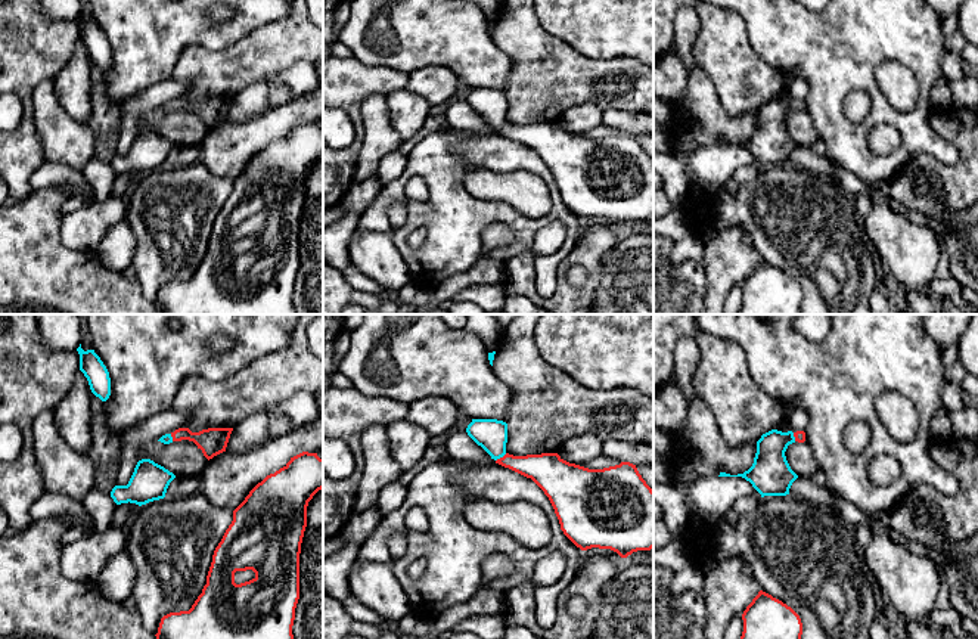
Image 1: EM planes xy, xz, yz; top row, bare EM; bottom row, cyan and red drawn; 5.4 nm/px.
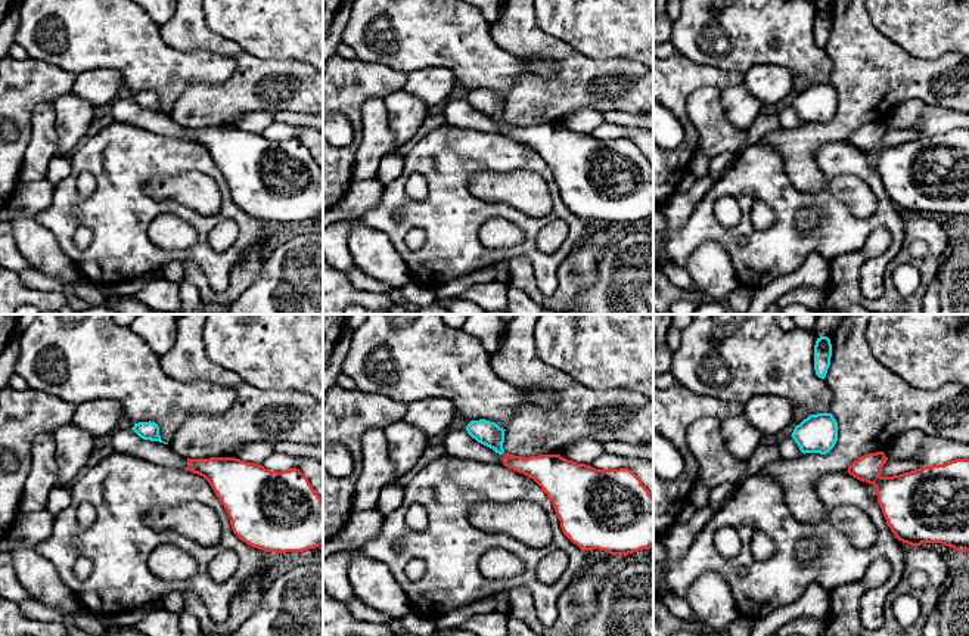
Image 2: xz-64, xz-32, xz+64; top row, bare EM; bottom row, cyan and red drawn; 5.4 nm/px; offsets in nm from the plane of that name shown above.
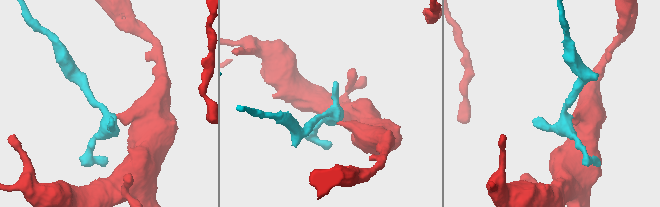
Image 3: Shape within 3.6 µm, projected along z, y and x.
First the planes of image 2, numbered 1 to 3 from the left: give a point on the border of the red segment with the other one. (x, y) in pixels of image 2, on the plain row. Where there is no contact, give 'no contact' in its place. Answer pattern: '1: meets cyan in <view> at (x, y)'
1: no contact
2: no contact
3: no contact

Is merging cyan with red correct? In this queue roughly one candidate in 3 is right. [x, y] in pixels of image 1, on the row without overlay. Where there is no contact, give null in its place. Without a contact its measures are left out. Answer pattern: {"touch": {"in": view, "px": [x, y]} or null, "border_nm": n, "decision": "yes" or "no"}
{"touch": {"in": "xz", "px": [500, 126]}, "border_nm": 80, "decision": "yes"}

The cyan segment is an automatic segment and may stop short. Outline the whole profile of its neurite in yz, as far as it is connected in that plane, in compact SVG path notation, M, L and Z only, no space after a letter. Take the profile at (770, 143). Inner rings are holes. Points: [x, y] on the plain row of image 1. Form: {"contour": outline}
{"contour": "M771 99L757 111L757 122L752 136L743 143L730 145L720 142L718 146L742 146L764 165L786 165L798 145L791 139L785 121L792 112L804 112L804 100L782 102Z"}

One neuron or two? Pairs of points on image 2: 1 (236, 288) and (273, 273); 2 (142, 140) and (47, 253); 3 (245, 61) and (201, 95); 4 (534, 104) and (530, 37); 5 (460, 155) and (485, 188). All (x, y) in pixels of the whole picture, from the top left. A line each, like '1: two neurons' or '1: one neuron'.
1: two neurons
2: two neurons
3: one neuron
4: one neuron
5: two neurons

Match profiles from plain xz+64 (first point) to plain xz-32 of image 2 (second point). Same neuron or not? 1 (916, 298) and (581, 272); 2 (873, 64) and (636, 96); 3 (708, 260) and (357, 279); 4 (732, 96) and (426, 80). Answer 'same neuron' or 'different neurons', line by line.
1: same neuron
2: same neuron
3: different neurons
4: different neurons

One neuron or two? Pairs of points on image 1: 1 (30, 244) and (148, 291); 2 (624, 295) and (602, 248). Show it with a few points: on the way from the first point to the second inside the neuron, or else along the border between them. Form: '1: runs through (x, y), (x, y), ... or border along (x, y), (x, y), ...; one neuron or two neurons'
1: border along (136, 279), (140, 292), (146, 298); two neurons
2: border along (621, 235), (604, 257), (602, 278), (596, 288); two neurons

